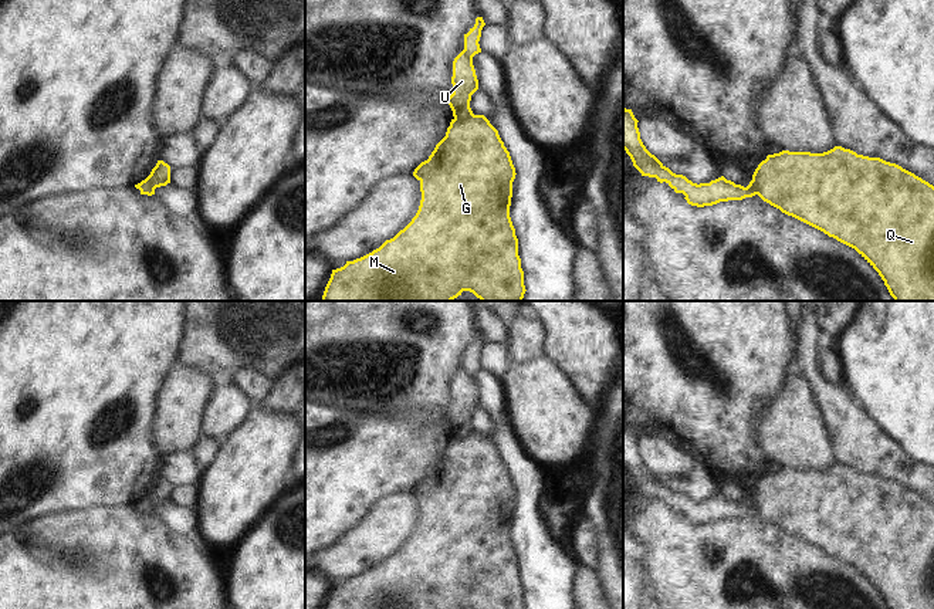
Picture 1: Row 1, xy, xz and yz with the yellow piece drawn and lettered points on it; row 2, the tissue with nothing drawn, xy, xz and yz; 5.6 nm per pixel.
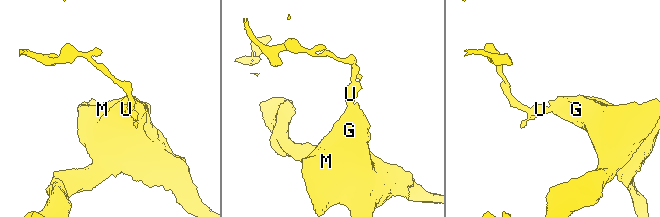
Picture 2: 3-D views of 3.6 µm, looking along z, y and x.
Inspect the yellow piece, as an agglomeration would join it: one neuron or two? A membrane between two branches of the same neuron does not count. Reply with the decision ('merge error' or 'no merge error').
merge error

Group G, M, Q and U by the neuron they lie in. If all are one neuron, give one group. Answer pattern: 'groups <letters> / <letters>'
groups G M Q / U

